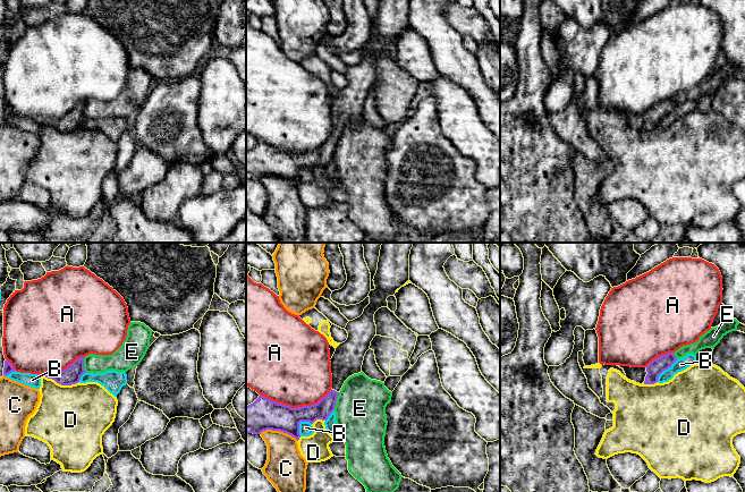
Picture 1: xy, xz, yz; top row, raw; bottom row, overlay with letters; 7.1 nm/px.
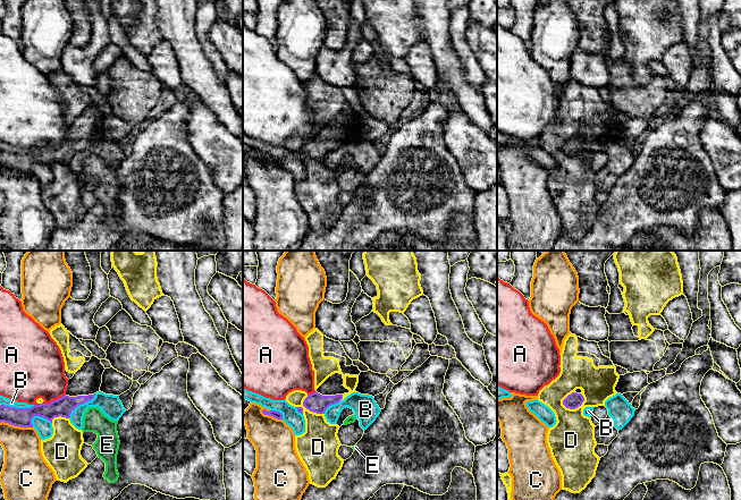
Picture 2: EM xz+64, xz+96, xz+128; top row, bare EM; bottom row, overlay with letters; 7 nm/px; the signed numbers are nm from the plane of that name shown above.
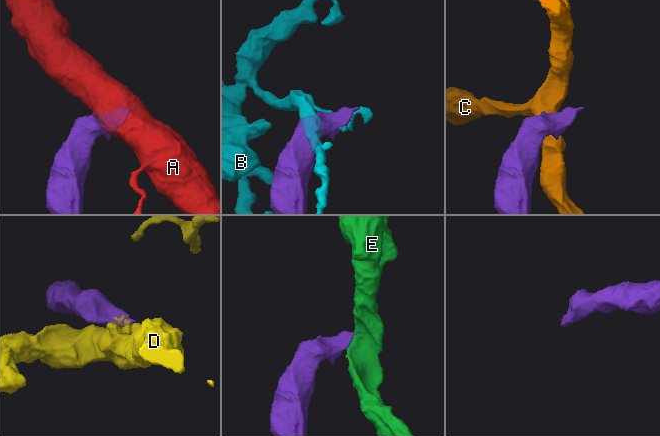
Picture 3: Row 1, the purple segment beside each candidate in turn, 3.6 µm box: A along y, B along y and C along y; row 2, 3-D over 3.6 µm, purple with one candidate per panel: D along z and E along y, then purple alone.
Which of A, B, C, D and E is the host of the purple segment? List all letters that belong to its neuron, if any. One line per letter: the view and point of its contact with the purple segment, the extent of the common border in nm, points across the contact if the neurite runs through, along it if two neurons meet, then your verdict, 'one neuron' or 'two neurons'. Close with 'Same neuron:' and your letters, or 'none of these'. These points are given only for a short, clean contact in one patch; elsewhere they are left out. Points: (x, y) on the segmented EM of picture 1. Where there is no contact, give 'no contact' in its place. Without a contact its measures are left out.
A: contact xz (295, 408); length 500 nm; two neurons
B: contact yz (665, 370); length 220 nm; two neurons
C: contact xz (279, 430); length 280 nm; two neurons
D: contact xy (60, 383); length 280 nm; two neurons
E: contact xz (336, 400); length 130 nm; border xz (339, 392), (333, 409); two neurons
Same neuron: none of these

